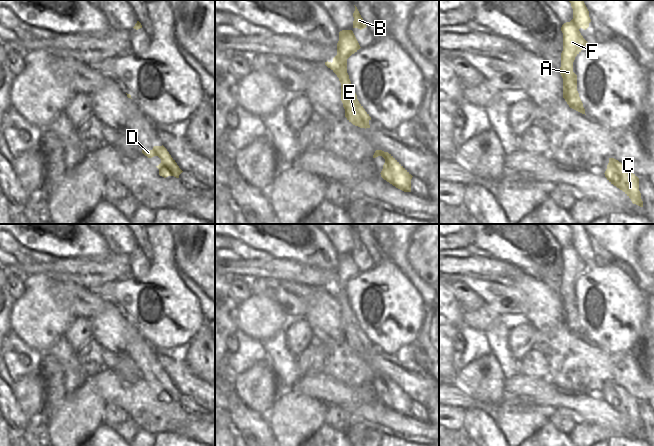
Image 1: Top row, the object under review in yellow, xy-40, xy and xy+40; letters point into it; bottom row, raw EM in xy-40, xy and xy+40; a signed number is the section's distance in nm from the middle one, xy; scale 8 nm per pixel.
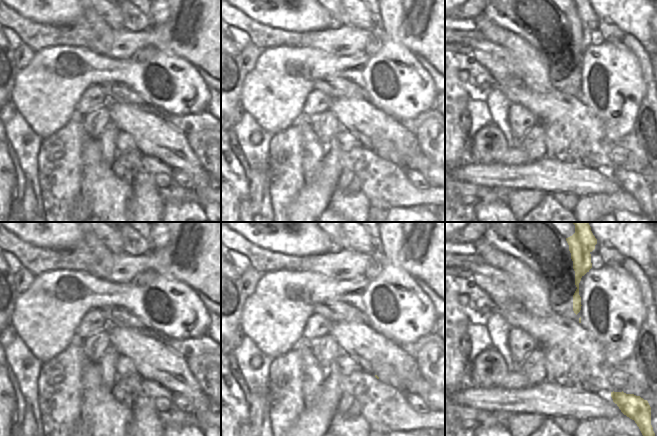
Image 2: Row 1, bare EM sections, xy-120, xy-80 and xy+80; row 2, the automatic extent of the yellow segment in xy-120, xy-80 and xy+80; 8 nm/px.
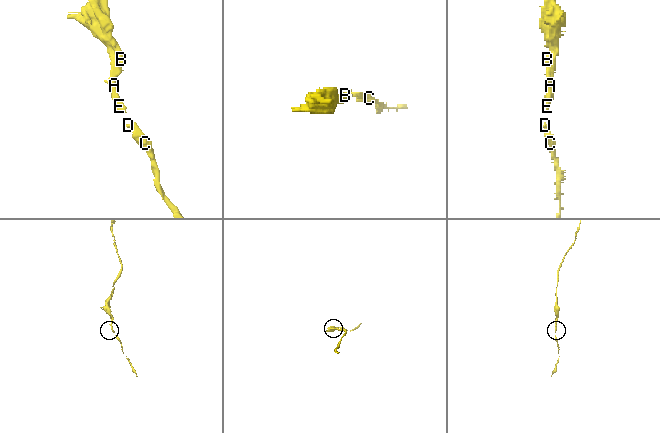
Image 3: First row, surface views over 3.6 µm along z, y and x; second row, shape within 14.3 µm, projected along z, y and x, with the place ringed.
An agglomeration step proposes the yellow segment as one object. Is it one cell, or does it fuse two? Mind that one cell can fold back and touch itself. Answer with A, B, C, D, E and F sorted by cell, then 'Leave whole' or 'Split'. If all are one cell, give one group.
Groups: A B C D E F. Leave whole

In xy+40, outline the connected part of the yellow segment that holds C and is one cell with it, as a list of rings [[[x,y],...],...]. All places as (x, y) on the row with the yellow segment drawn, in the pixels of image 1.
[[[609,158],[604,174],[611,184],[622,190],[631,199],[633,204],[643,207],[639,178],[627,166],[614,158]]]

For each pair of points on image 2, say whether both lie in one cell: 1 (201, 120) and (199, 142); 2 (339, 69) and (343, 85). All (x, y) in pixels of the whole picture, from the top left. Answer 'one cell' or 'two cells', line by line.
1: two cells
2: two cells

